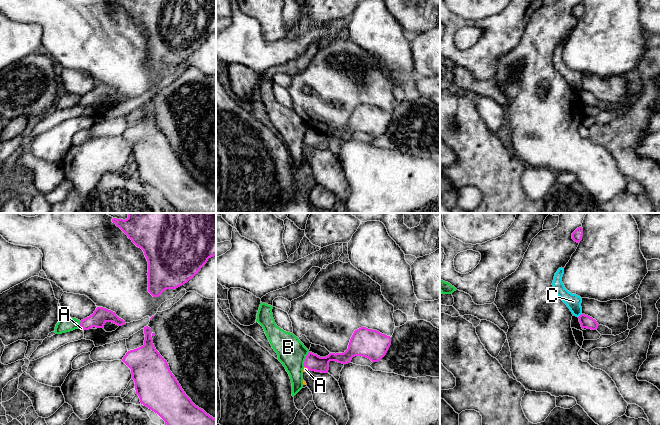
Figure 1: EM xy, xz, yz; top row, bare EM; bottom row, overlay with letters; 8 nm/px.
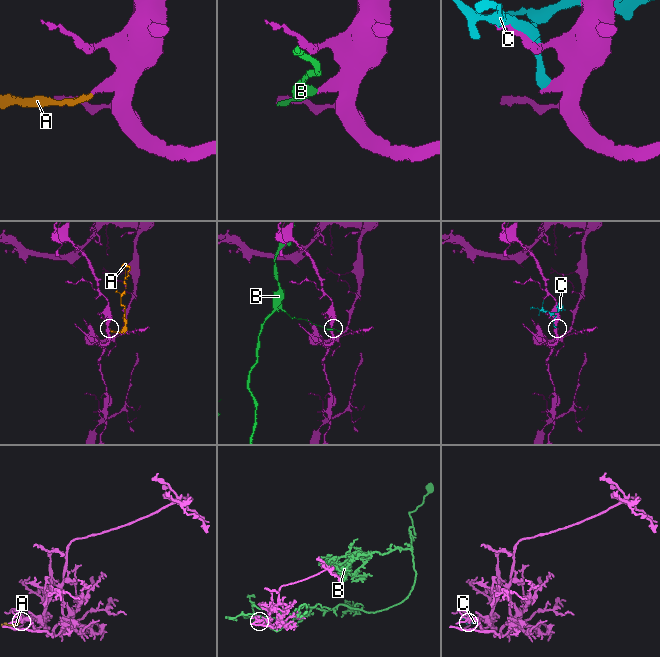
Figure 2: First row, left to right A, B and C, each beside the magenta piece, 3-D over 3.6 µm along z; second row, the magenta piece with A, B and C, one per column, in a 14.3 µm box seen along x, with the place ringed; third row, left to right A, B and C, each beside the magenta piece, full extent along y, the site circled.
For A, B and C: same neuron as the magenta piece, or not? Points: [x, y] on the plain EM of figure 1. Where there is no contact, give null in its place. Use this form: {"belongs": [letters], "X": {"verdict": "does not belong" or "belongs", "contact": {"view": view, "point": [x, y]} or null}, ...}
{"belongs": ["A"], "A": {"verdict": "belongs", "contact": {"view": "xz", "point": [306, 143]}}, "B": {"verdict": "does not belong", "contact": {"view": "xz", "point": [305, 135]}}, "C": {"verdict": "does not belong", "contact": {"view": "yz", "point": [580, 91]}}}

